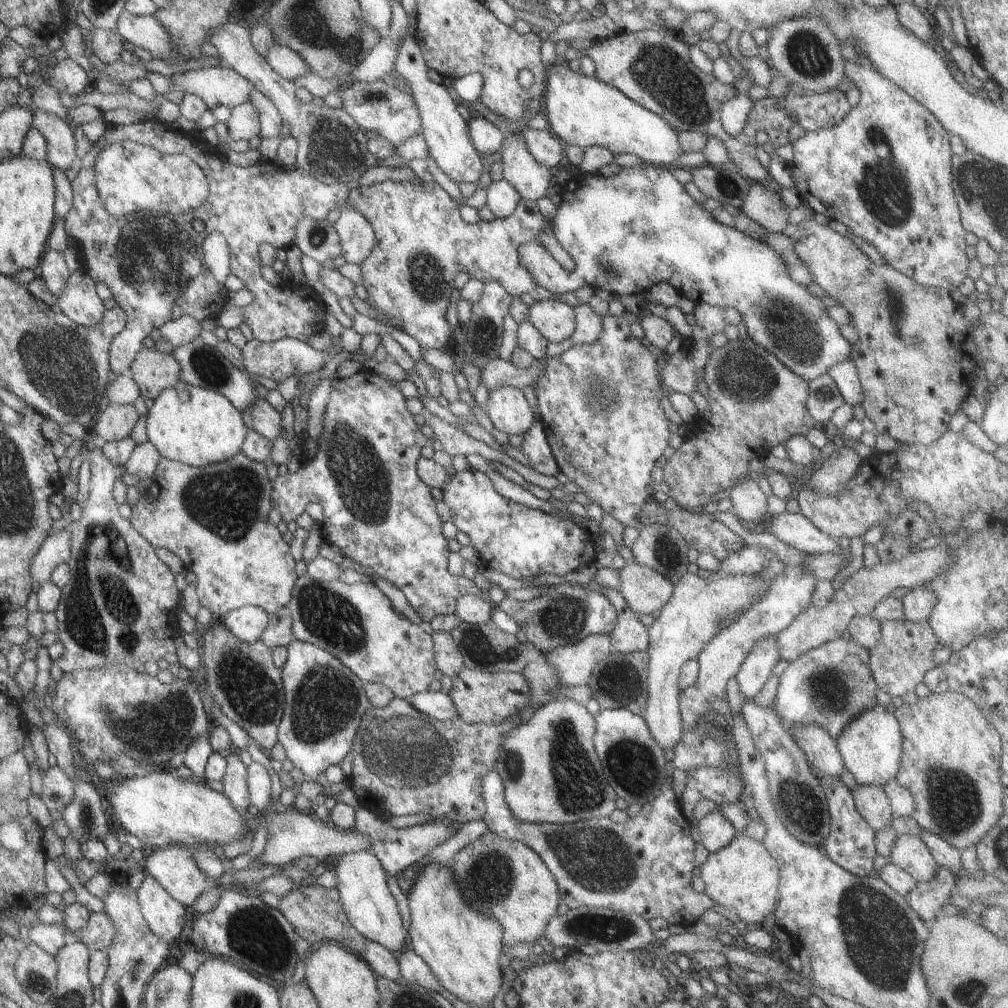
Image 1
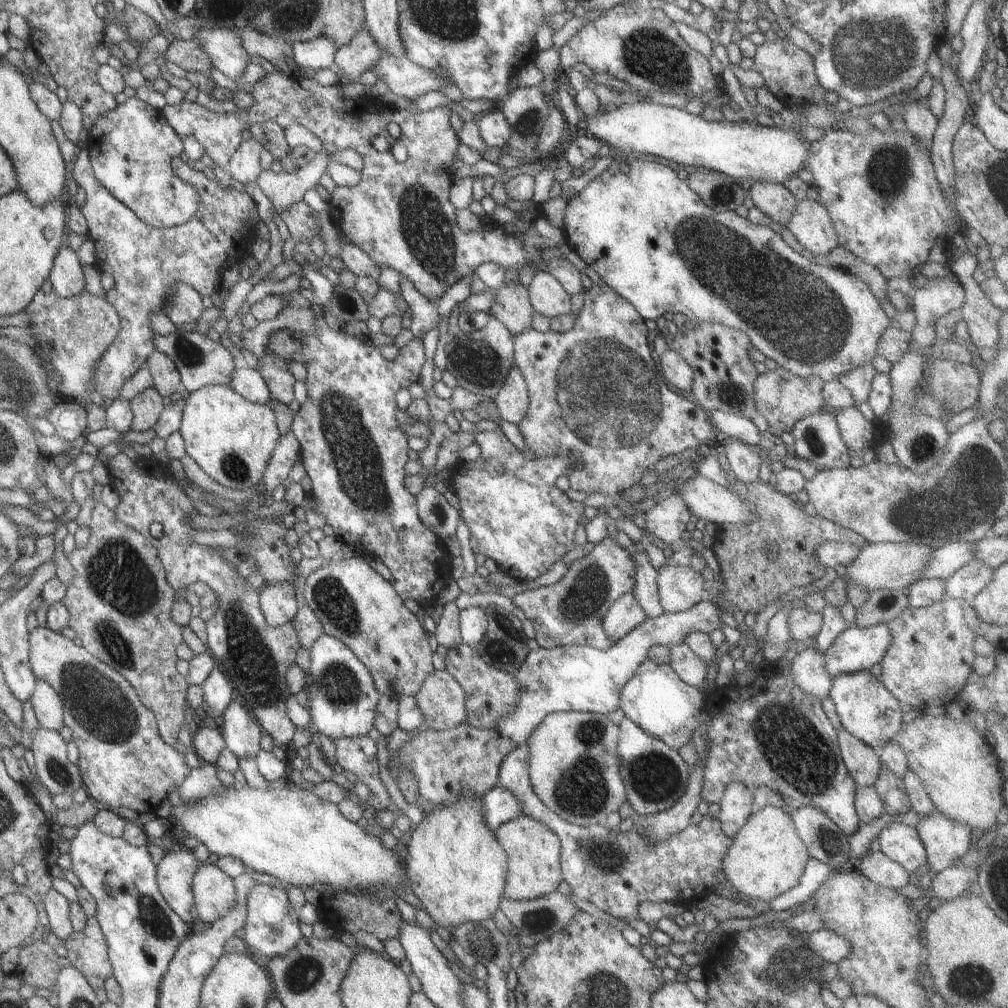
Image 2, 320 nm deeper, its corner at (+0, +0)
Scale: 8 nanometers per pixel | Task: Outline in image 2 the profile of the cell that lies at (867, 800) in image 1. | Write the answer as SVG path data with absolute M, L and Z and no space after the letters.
M843 727L836 732L836 741L839 747L840 757L856 784L856 788L873 786L877 778L880 762L877 750L868 747L858 738L852 737Z

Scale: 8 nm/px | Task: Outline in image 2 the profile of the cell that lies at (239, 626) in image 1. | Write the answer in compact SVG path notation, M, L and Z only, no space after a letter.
M275 584L259 589L257 606L265 626L275 628L289 622L297 611L294 588L291 584Z

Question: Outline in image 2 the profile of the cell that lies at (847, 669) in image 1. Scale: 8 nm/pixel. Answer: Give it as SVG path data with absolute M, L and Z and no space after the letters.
M877 623L870 627L847 626L843 629L824 652L825 670L831 678L841 673L854 673L869 669L872 664L879 662L889 643L891 642L891 633L885 623Z

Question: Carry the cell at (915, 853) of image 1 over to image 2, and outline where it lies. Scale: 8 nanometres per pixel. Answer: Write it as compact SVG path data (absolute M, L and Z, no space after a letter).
M897 822L889 823L879 831L876 839L880 852L912 875L915 874L915 870L918 867L921 867L926 862L926 852L923 843L919 840L916 830L913 827Z

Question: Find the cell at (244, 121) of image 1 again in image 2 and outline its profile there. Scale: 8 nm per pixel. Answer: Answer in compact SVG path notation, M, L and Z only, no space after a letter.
M253 138L241 140L241 144L235 148L235 153L227 160L222 170L240 185L255 183L257 174L262 170L258 162L261 151L262 147Z

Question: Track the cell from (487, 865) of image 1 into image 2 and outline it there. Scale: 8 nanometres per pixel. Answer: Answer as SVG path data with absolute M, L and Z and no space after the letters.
M520 814L516 818L503 822L493 832L493 838L507 856L507 871L502 891L505 900L533 900L556 891L561 881L560 848L557 836L551 834L551 830L547 830L533 818Z

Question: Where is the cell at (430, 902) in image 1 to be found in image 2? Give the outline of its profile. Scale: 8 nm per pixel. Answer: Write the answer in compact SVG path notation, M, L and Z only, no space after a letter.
M461 794L449 806L435 806L435 810L424 814L421 822L413 826L413 832L405 848L407 852L403 858L403 870L405 870L406 890L419 900L427 918L435 926L447 930L449 934L465 922L473 924L492 918L502 898L507 856L501 850L501 846L495 842L493 832L485 828L479 806L481 806L481 797L471 794Z

